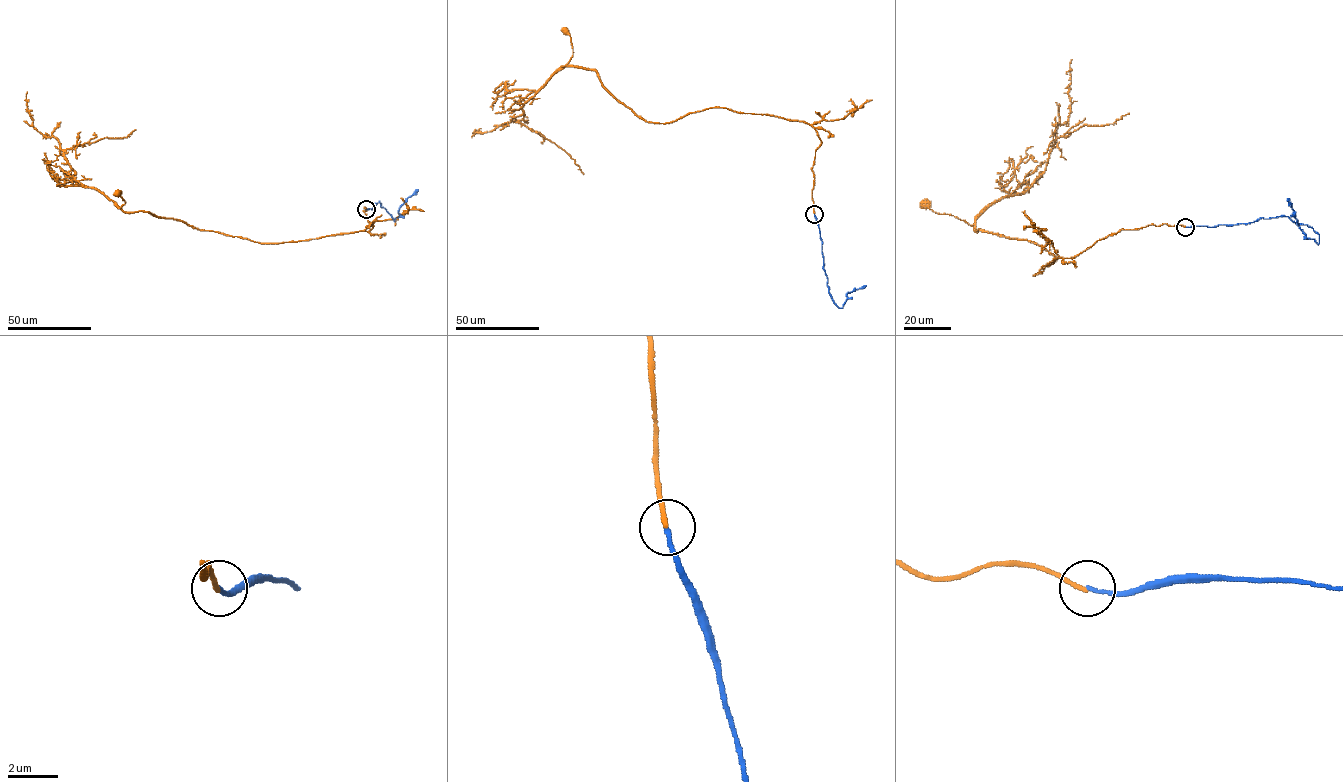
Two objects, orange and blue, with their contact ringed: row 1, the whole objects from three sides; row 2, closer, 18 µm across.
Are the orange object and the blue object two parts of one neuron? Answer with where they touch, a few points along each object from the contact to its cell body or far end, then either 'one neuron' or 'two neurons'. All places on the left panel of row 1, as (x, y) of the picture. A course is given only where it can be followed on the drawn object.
at (366, 209); orange runs (366, 209), (373, 227), (369, 231), (260, 243), (146, 212), (126, 212), (117, 207), (125, 201), (117, 192); blue runs (366, 209), (373, 208), (378, 202), (394, 221), (400, 216), (400, 207), (417, 189); two neurons

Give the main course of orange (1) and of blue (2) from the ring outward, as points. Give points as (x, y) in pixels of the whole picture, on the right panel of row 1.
1: (1186, 227), (1120, 230), (1033, 275), (1054, 256), (1029, 240), (976, 231), (974, 223), (926, 203)
2: (1186, 227), (1233, 225), (1261, 218), (1286, 216), (1312, 227), (1319, 235), (1319, 243), (1306, 236), (1287, 198)

